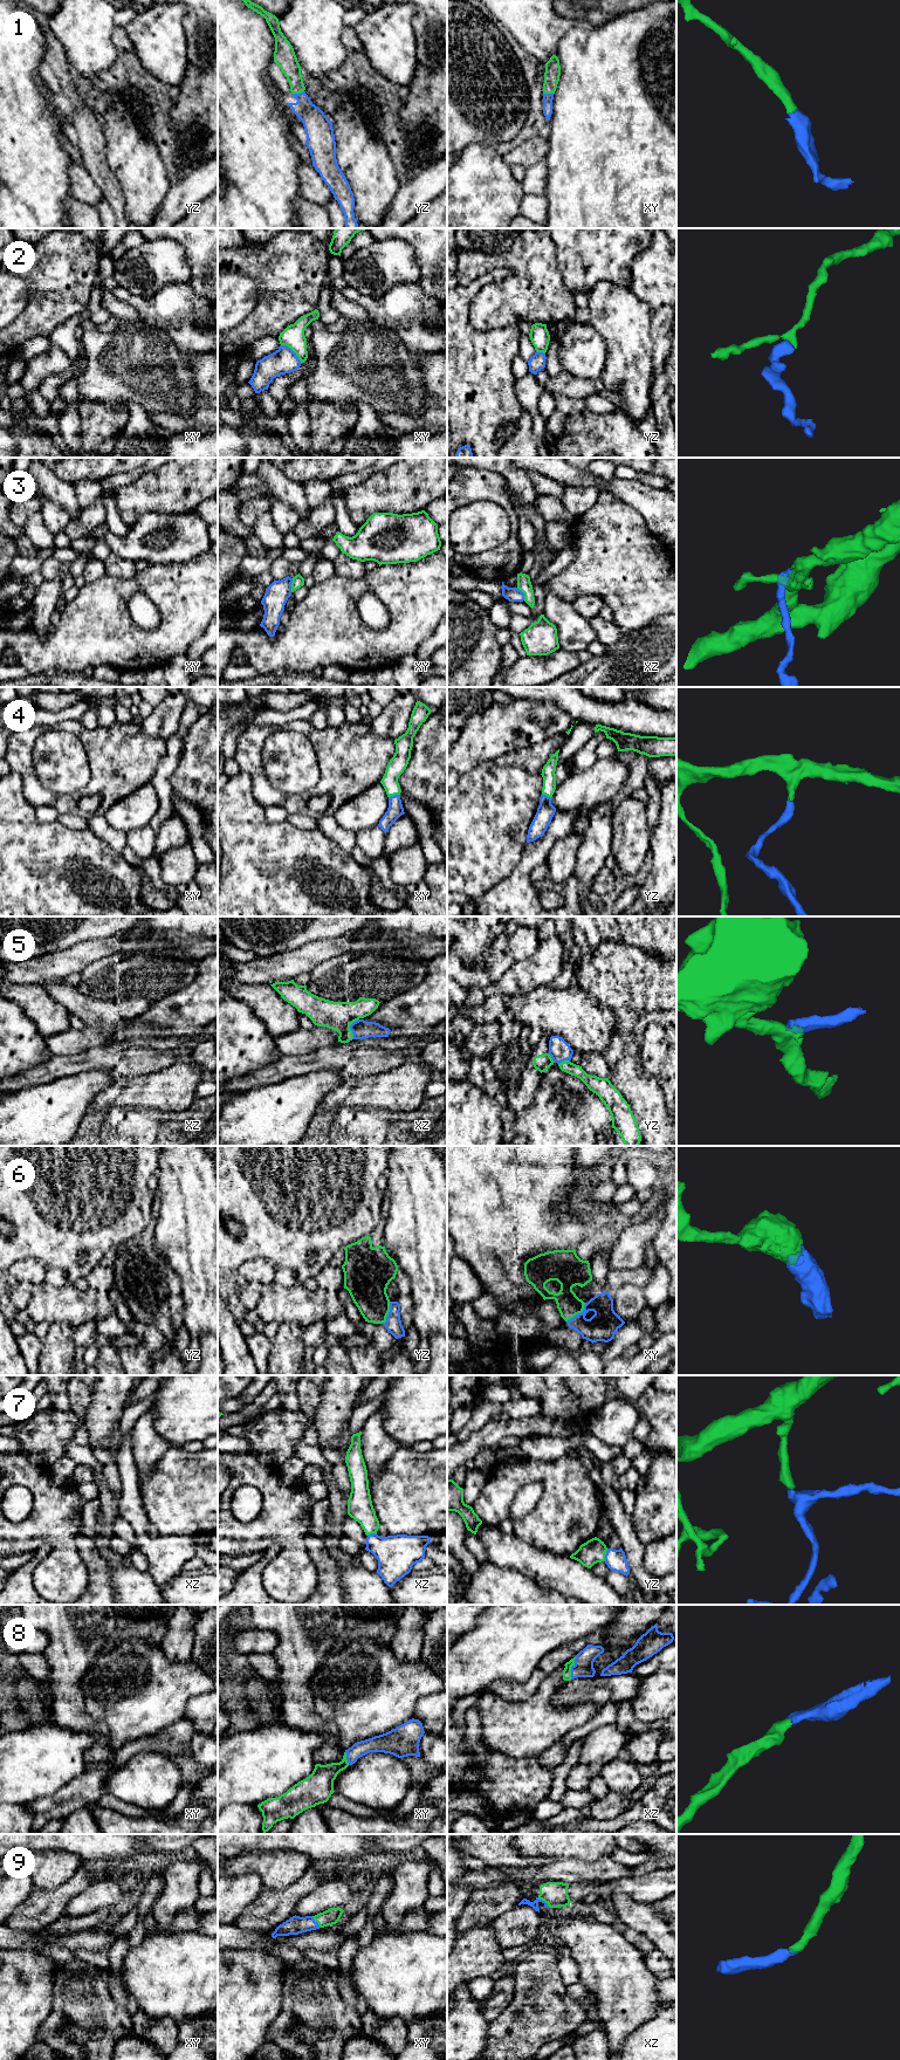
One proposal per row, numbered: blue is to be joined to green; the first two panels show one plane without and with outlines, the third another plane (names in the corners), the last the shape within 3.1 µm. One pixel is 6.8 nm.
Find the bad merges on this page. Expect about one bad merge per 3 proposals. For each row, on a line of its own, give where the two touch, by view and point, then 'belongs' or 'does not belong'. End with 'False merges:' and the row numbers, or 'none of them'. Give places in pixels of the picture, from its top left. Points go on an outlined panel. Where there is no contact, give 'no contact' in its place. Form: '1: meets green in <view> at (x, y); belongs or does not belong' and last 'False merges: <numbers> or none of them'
1: meets green in yz at (297, 93); belongs
2: meets green in xy at (293, 350); does not belong
3: meets green in xy at (292, 585); does not belong
4: meets green in xy at (393, 795); belongs
5: meets green in xz at (349, 1028); does not belong
6: meets green in xy at (578, 1312); belongs
7: meets green in yz at (605, 1553); belongs
8: meets green in xz at (570, 1668); belongs
9: meets green in xy at (316, 1921); belongs
False merges: 2, 3, 5

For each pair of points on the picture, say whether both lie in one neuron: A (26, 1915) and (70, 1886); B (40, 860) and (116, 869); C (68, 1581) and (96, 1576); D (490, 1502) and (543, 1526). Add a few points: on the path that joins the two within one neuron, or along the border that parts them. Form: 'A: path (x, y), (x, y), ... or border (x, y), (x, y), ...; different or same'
A: path (36, 1911), (50, 1906), (60, 1896); same
B: path (59, 863), (77, 863), (88, 856), (97, 865); same
C: border (77, 1552), (87, 1570), (87, 1588), (84, 1592); different
D: path (516, 1476), (542, 1475), (549, 1482), (549, 1501); same

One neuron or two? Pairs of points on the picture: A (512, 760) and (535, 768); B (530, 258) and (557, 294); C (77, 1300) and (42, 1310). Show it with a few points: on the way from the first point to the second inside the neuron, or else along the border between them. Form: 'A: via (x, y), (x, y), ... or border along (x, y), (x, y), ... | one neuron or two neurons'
A: via (517, 760), (527, 760), (529, 762) | one neuron
B: via (538, 267), (541, 277), (548, 285) | one neuron
C: via (69, 1304), (50, 1304) | one neuron

